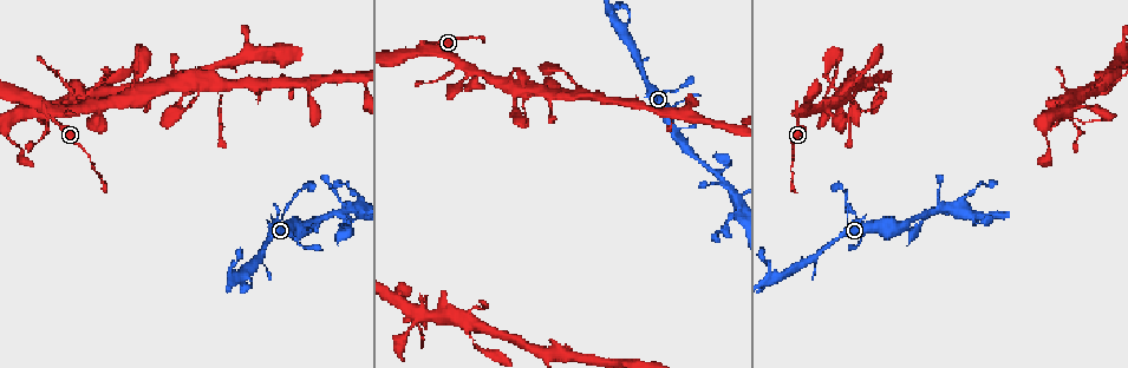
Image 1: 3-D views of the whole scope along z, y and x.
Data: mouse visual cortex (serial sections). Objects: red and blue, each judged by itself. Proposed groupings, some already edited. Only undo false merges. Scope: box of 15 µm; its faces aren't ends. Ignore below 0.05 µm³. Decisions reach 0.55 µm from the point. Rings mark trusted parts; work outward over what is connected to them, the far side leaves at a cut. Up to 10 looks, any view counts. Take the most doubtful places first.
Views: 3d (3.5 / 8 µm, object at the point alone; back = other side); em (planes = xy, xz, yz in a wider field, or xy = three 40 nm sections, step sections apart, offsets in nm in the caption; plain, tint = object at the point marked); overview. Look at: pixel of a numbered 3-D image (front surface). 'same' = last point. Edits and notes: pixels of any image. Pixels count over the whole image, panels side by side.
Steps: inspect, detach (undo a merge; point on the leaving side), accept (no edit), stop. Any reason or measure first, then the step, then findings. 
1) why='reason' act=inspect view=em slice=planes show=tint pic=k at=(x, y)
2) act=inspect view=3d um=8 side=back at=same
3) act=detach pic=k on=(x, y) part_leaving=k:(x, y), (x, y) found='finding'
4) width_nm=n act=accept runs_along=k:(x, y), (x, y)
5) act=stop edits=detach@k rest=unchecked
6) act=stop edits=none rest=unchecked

why='abrupt turn' act=inspect view=3d um=3.5 side=back pic=1 at=(715, 171)

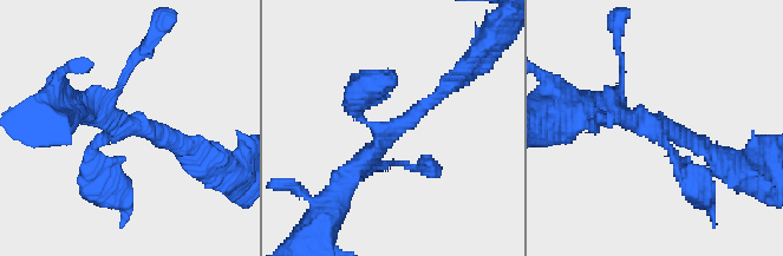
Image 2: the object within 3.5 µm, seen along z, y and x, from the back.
why='need the tissue' act=inspect view=em slice=xy step=2 show=tint pic=2 at=(652, 124)

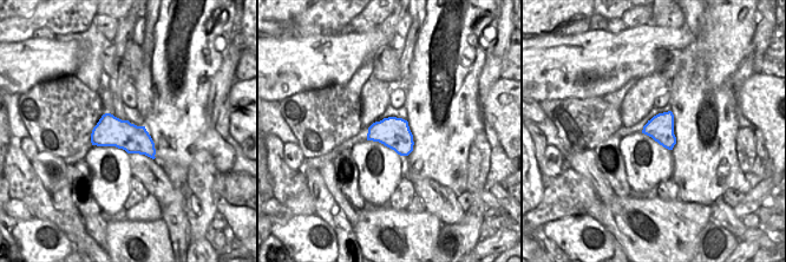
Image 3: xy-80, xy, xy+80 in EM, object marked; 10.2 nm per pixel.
act=accept runs_along=2:(451, 84), (386, 135), (339, 189) found='continuous, no second cell'

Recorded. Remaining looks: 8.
why='three arms meet' act=inspect view=3d um=3.5 pic=1 at=(53, 115)

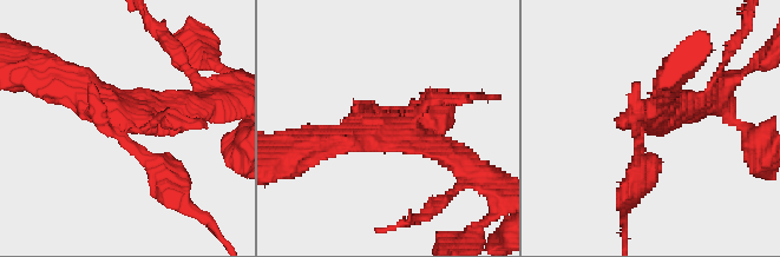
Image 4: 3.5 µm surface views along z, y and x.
why='now the EM' act=inspect view=em slice=xy step=2 show=tint pic=4 at=(646, 122)

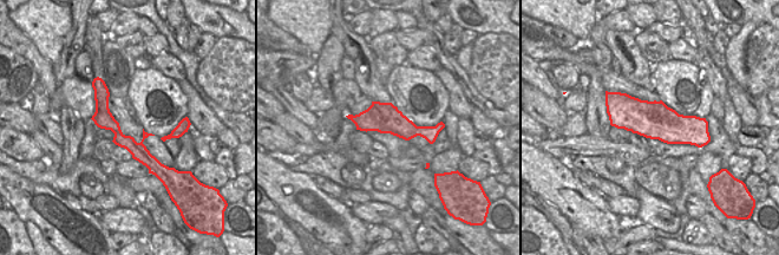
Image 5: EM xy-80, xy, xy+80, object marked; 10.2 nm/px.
act=accept runs_along=4:(638, 184), (638, 133), (687, 107) found='one cell here'

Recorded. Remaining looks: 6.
why='a narrow waist' act=inspect view=3d um=3.5 pic=1 at=(100, 108)

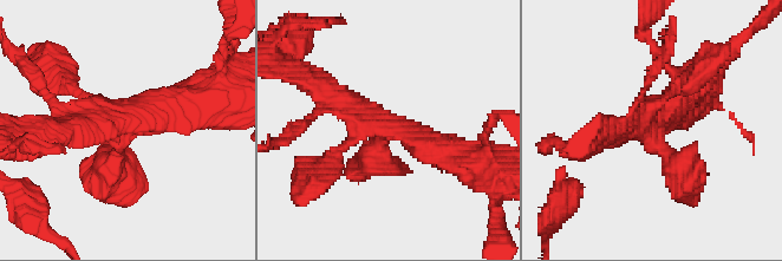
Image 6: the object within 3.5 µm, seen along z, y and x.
arms=4 arm_widths_nm=150,300,350,400 why='need the tissue' act=inspect view=em slice=xy step=1 show=tint pic=6 at=(381, 119)

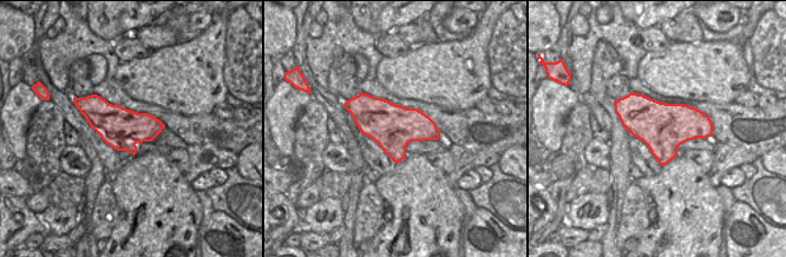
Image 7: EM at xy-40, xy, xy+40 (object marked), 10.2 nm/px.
act=inspect view=em slice=planes show=tint at=same

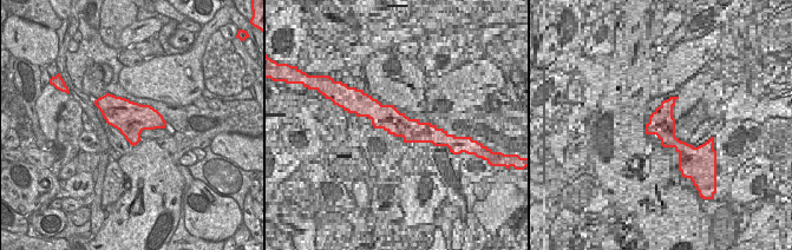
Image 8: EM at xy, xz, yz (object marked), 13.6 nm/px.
act=accept runs_along=6:(312, 84), (447, 151) found='one cell here'

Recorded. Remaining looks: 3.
why='abrupt turn' act=inspect view=3d um=8 pic=1 at=(219, 86)

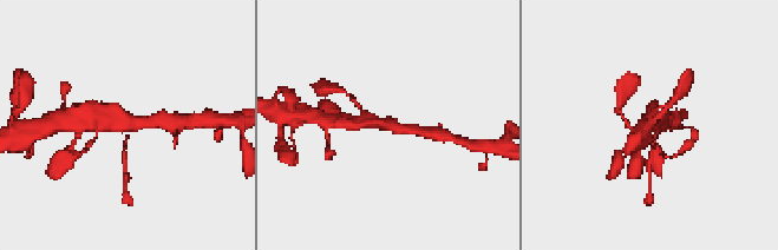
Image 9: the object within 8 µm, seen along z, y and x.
act=inspect view=3d um=3.5 pic=9 at=(390, 124)

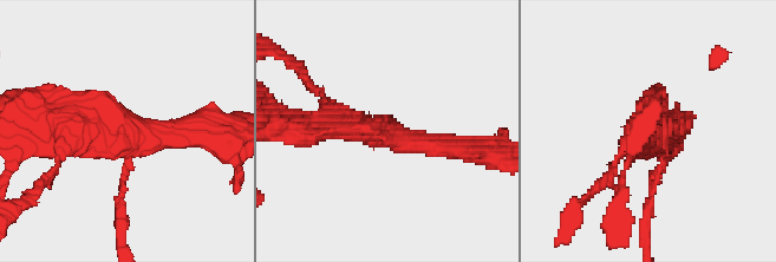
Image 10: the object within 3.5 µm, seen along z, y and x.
act=inspect view=em slice=xy step=5 show=tint pic=10 at=(125, 148)

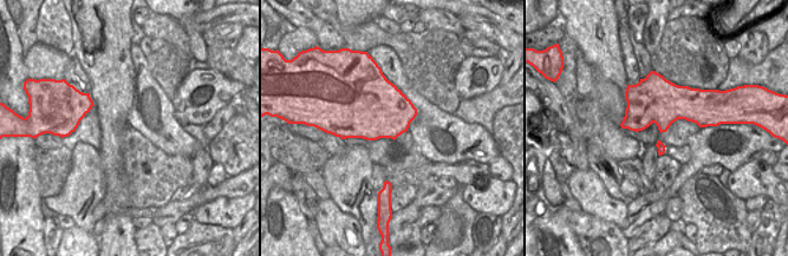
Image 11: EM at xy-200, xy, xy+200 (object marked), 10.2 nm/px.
act=accept runs_along=10:(646, 120), (662, 154), (646, 222) found='continuous, no second cell'

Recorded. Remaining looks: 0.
act=stop edits=none rest=unchecked

